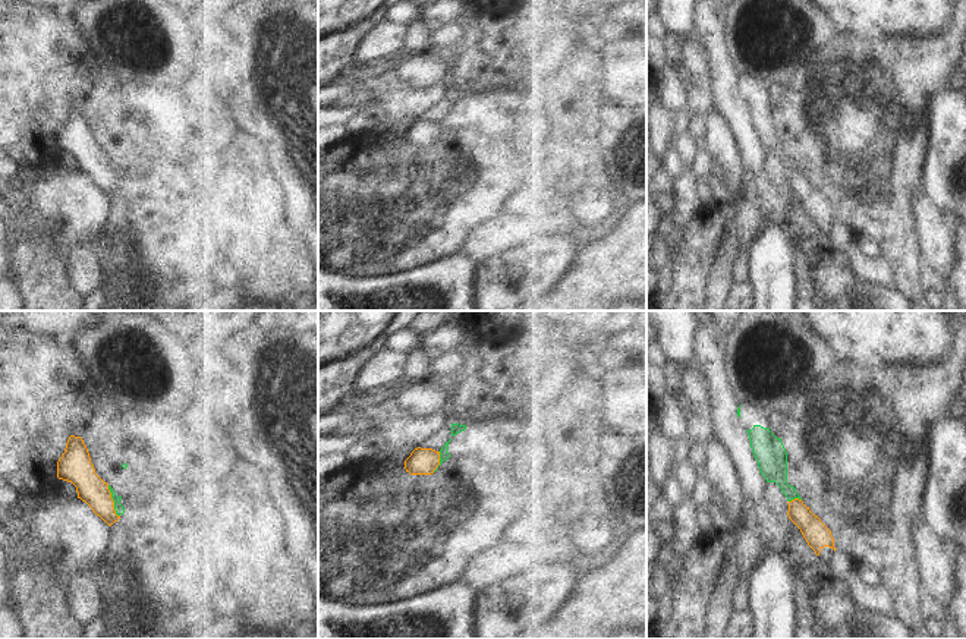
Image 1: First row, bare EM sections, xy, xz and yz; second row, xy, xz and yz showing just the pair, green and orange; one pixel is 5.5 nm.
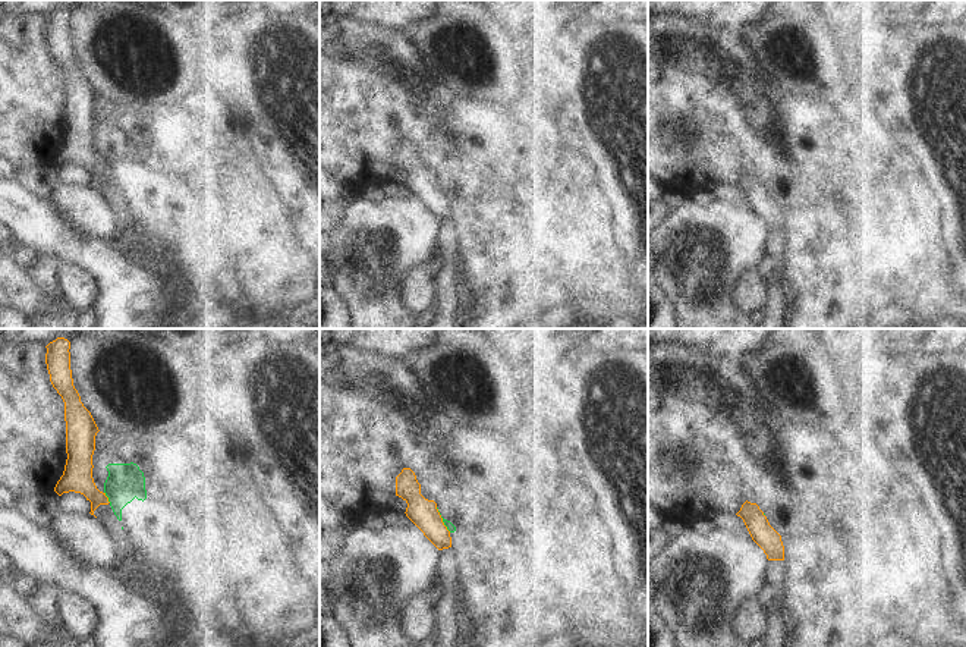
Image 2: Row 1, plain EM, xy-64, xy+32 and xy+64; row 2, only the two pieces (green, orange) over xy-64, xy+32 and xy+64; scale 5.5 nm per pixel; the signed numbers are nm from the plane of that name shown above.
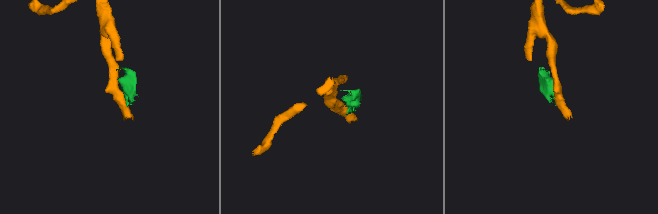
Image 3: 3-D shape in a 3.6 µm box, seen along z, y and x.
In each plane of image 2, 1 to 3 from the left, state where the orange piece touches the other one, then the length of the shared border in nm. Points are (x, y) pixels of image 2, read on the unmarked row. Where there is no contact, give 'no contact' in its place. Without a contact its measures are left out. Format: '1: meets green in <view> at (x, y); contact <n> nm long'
1: meets green in xy-64 at (107, 167); contact 70 nm long
2: meets green in xy+32 at (443, 191); contact 160 nm long
3: no contact

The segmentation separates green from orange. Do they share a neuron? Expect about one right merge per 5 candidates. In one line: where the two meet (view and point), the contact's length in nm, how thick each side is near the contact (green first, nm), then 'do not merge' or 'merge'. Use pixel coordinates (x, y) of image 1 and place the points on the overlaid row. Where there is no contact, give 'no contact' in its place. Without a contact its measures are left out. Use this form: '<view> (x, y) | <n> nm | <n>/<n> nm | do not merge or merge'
xy (113, 500) | 190 nm | 50/160 nm | do not merge

